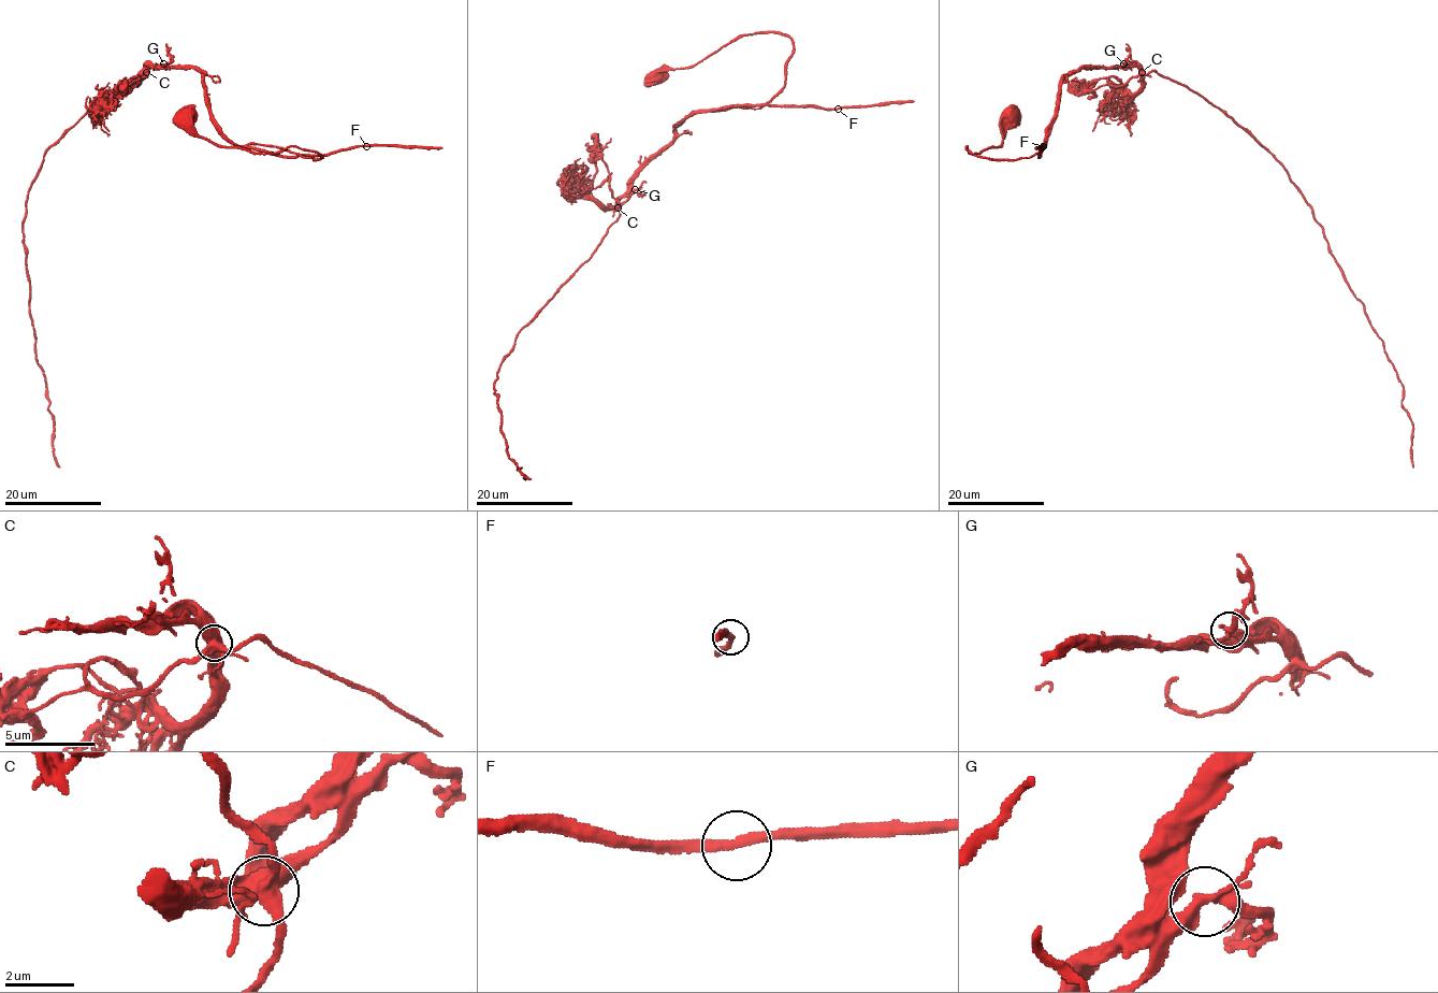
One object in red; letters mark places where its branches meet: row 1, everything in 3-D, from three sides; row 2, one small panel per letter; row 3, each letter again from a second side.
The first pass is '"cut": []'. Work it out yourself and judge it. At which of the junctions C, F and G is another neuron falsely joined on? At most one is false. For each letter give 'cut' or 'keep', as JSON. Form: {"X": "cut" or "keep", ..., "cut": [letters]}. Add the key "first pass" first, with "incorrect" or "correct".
{"first pass": "incorrect", "C": "cut", "F": "keep", "G": "keep", "cut": ["C"]}

